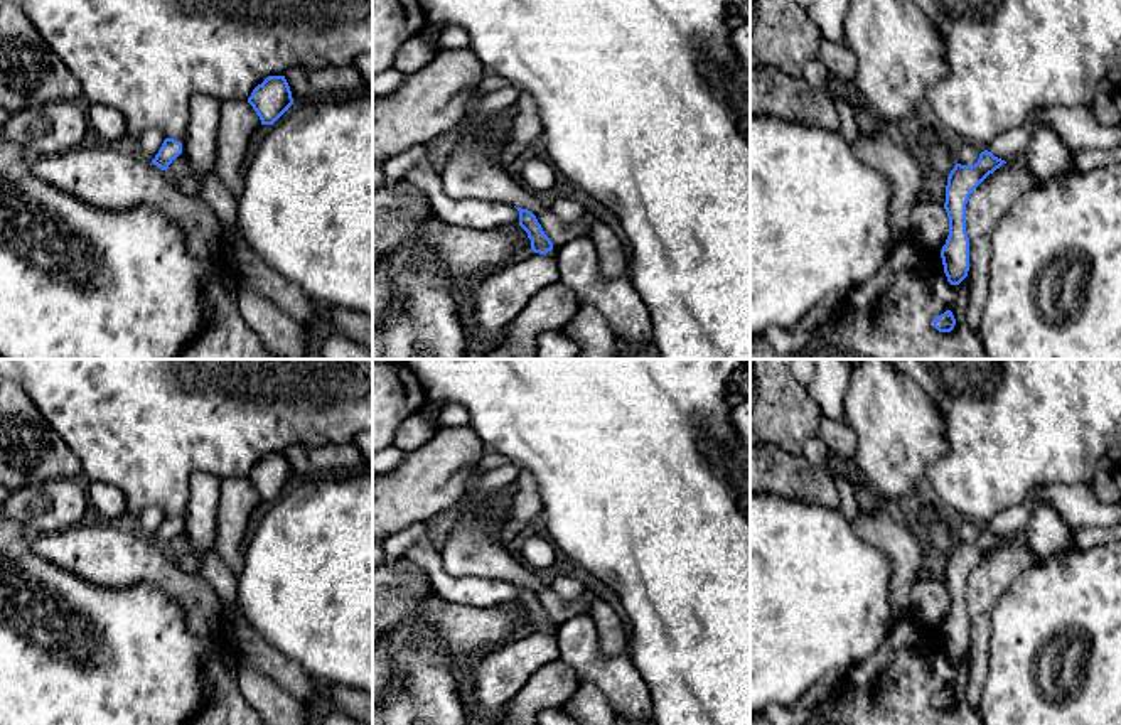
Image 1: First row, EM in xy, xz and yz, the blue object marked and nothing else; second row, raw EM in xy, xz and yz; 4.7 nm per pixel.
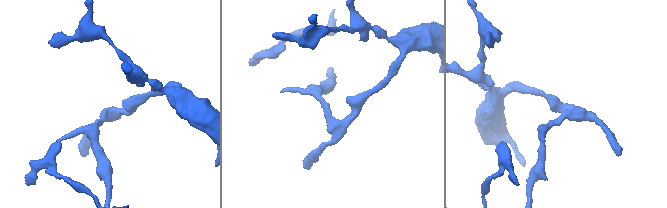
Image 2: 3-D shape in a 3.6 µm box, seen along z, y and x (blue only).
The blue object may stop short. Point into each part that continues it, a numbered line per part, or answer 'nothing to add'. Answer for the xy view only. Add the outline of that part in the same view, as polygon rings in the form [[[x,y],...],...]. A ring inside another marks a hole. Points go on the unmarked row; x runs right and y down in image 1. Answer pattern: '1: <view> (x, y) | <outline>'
nothing to add

